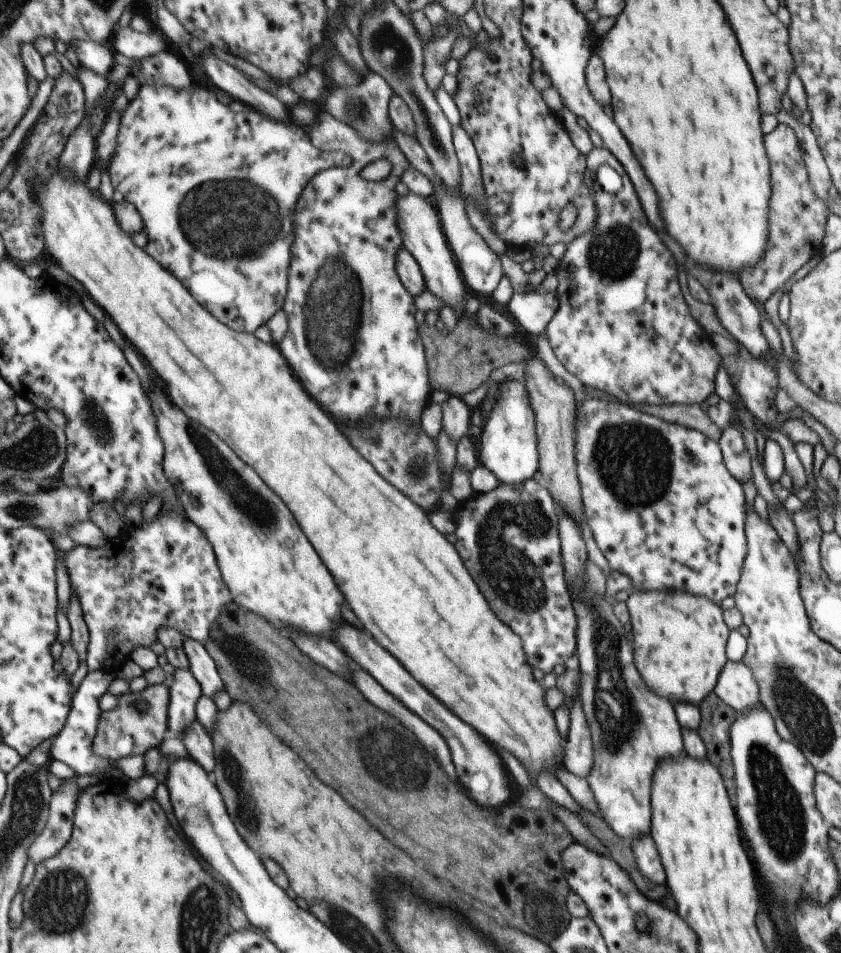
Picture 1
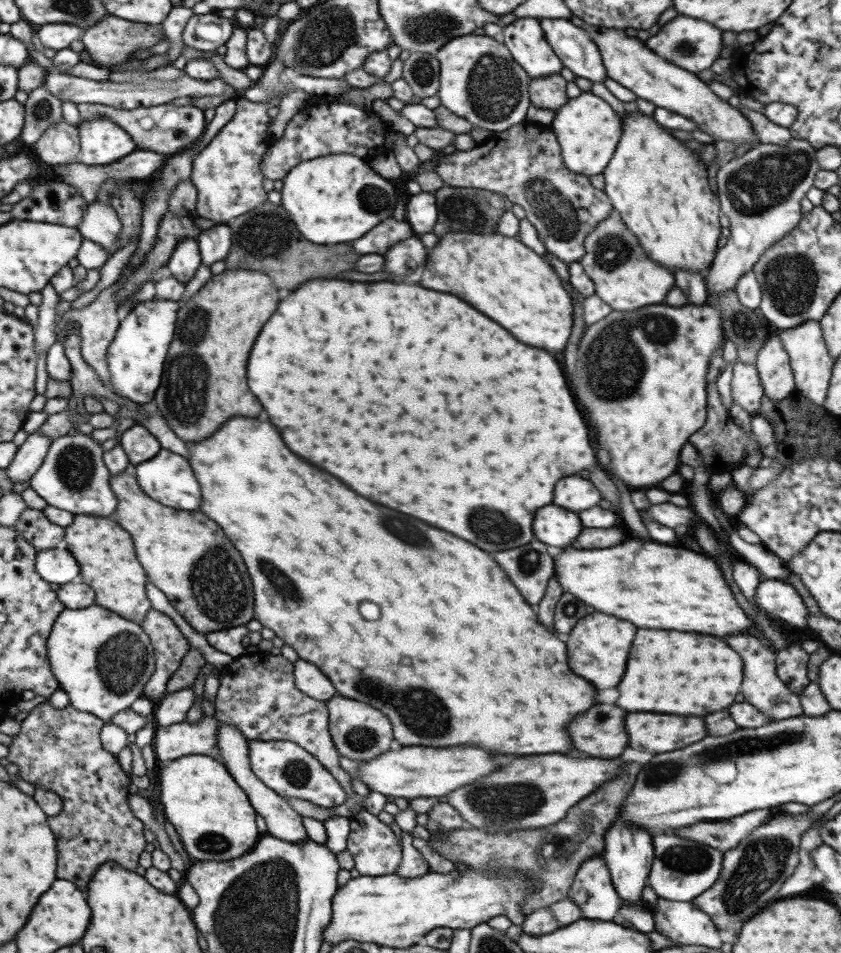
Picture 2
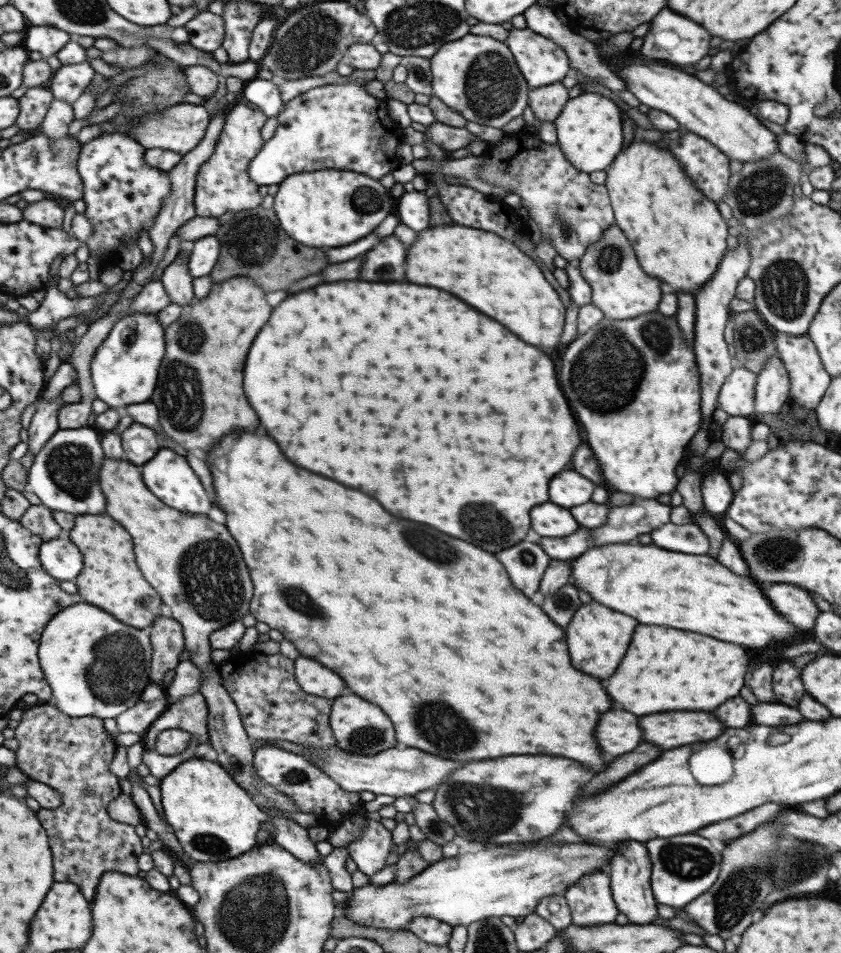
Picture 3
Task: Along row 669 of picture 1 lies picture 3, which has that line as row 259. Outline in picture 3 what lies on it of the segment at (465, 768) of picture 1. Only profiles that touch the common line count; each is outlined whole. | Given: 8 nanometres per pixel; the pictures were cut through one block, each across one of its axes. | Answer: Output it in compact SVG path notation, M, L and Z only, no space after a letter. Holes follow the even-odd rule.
M387 236L365 254L359 278L369 282L399 282L403 280L403 258L405 248L401 242L393 236Z

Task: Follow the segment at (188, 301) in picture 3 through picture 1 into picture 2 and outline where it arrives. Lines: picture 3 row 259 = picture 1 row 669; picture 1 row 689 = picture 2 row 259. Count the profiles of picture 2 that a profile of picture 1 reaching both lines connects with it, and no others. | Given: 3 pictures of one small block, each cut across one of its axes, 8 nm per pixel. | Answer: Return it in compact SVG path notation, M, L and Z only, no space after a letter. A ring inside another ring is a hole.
M186 237L179 240L173 248L166 266L170 276L177 278L181 284L186 284L191 280L200 262L199 248L197 248L195 239Z

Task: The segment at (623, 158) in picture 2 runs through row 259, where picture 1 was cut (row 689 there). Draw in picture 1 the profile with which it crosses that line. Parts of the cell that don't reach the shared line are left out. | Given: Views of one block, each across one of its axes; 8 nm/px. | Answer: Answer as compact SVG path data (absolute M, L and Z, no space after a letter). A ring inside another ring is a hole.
M631 590L624 601L630 616L631 648L635 668L651 688L653 694L669 698L669 702L687 702L698 705L712 692L715 680L721 668L728 661L725 647L729 630L721 619L722 609L703 596L687 596L685 592L649 592L649 590Z

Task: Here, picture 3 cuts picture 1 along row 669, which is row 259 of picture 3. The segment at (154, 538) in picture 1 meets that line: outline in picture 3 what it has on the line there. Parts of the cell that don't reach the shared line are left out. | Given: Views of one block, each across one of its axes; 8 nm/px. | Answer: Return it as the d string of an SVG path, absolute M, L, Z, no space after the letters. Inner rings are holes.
M114 131L112 134L101 133L83 144L77 154L76 170L83 183L83 213L93 228L84 242L88 248L86 264L90 280L98 280L107 266L120 264L117 248L135 243L142 233L148 236L149 228L169 193L167 172L148 166L144 162L145 150L131 137Z

